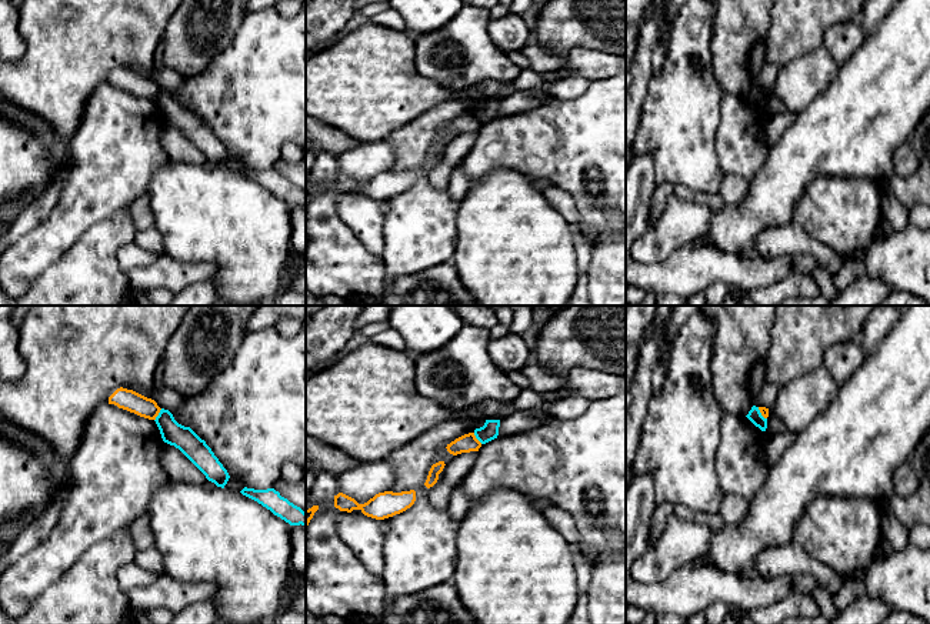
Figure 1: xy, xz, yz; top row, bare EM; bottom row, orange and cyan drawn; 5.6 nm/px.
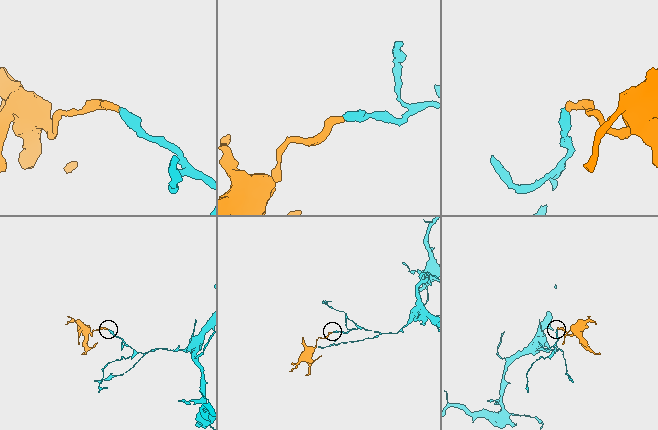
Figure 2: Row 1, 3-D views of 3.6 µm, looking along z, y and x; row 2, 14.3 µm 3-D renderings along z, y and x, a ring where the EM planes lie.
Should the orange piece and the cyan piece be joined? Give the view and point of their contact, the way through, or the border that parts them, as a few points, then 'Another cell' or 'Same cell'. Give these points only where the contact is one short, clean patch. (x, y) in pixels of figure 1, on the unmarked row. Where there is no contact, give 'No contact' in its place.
Touches orange at xy (157, 94). Boundary: xy (162, 89), (154, 100). Another cell

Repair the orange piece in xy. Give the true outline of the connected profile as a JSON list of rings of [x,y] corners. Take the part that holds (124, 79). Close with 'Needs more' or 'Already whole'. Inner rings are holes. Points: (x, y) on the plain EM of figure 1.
[[[123,67],[117,69],[109,77],[109,84],[114,84],[119,89],[127,90],[149,100],[156,100],[161,90],[154,80]]]. Already whole

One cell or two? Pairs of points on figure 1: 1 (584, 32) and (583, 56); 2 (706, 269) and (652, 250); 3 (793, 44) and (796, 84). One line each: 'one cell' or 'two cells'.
1: two cells
2: two cells
3: two cells

